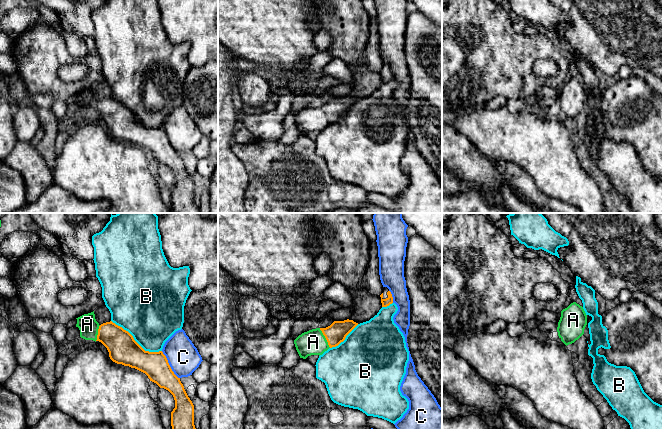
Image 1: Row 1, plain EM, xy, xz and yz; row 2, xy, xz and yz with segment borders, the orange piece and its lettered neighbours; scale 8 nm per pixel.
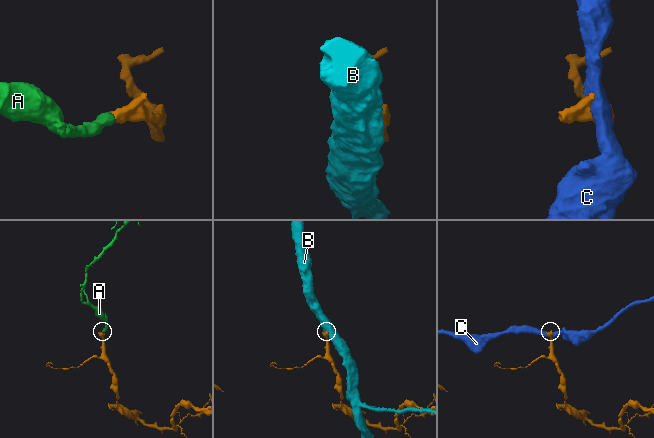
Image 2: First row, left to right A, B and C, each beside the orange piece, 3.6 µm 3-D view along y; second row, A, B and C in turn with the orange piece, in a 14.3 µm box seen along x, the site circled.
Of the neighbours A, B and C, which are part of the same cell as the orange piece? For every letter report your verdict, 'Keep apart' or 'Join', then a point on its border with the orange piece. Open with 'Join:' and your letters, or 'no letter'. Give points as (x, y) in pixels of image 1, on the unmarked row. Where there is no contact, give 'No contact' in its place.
Join: A
A: Join. Touches orange at xz (325, 113)
B: Keep apart. Touches orange at xy (135, 117)
C: Keep apart. Touches orange at xy (169, 141)

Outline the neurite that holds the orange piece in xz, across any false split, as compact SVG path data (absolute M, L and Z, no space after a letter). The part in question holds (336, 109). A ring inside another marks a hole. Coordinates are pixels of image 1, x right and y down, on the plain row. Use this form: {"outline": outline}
{"outline": "M353 96L334 97L326 104L316 104L299 111L294 120L300 134L322 131L329 124L338 122L358 101Z"}

